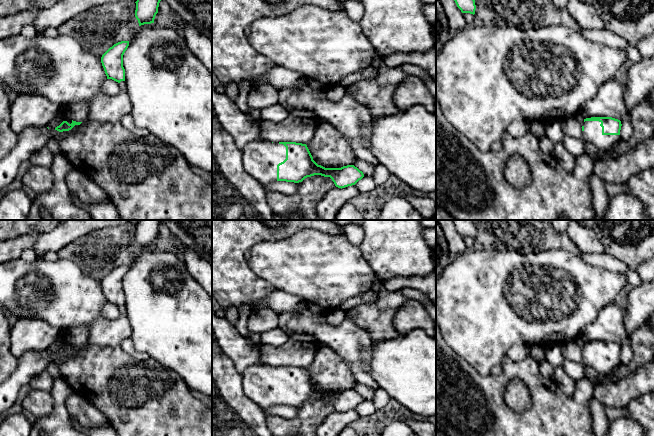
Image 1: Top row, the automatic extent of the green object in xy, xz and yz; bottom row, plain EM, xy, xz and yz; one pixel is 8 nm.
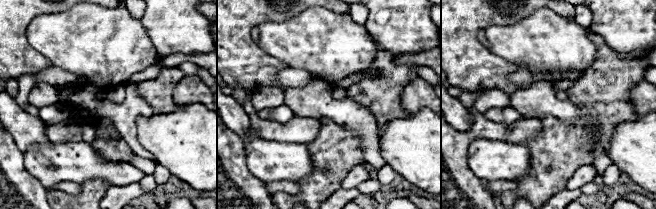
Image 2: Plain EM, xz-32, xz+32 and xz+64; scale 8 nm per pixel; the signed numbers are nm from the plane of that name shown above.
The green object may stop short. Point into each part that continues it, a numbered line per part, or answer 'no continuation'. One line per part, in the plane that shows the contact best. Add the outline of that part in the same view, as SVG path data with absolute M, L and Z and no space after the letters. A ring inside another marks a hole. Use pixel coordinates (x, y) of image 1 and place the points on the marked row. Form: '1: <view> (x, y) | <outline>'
1: yz (592, 133) | M585 121L583 123L583 139L597 147L600 151L609 150L615 143L621 140L620 135L603 135L599 121Z

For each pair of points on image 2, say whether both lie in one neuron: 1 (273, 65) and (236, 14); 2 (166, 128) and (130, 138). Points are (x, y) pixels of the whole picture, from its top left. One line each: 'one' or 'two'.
1: one
2: two

